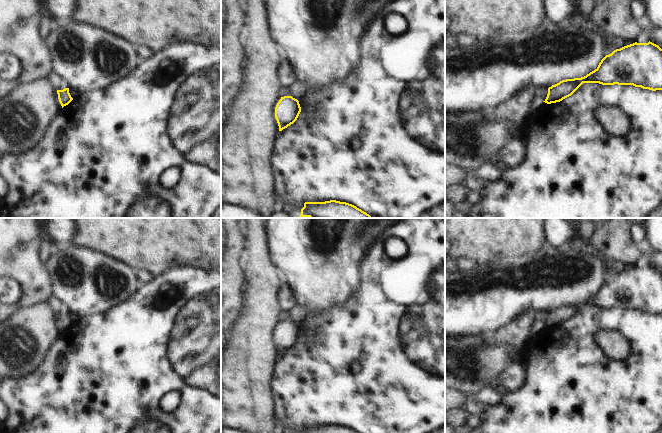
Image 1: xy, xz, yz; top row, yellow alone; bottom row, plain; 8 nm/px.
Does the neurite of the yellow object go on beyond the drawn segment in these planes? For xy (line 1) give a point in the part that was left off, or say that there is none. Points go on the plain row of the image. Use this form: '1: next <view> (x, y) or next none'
1: next none

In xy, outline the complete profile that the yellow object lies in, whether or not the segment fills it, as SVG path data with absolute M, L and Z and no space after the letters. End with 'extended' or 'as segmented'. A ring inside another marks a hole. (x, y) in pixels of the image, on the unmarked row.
M65 312L63 314L57 314L57 318L62 332L68 329L73 324L73 322L69 317L69 312Z; as segmented

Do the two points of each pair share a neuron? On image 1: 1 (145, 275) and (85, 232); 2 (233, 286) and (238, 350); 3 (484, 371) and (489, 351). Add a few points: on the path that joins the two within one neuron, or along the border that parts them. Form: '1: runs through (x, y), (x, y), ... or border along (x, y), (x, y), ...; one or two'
1: border along (137, 269), (147, 269), (154, 276); two
2: border along (245, 306), (238, 322), (231, 330); two
3: runs through (484, 366), (484, 362), (489, 356); one

